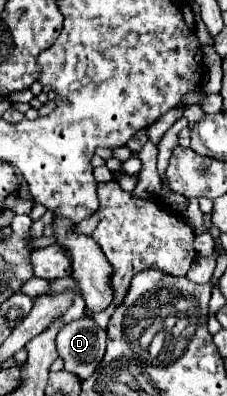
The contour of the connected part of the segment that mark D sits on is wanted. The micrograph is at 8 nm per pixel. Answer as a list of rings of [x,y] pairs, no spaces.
[[[87,314],[65,324],[55,338],[57,354],[63,360],[63,370],[87,380],[103,360],[105,336],[107,332],[95,326],[95,320]]]

